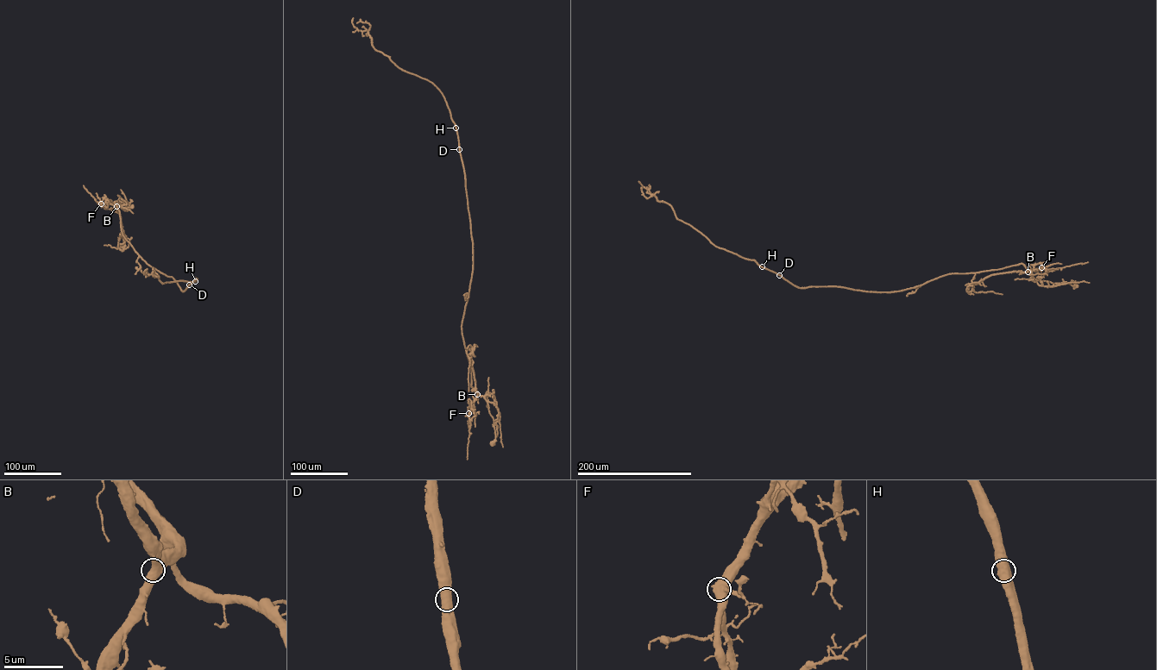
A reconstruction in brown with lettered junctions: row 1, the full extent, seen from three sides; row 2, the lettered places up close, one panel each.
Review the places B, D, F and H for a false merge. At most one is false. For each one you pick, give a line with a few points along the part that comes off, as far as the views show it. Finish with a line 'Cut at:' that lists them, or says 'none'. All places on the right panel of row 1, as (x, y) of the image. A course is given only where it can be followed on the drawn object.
Cut at: none

